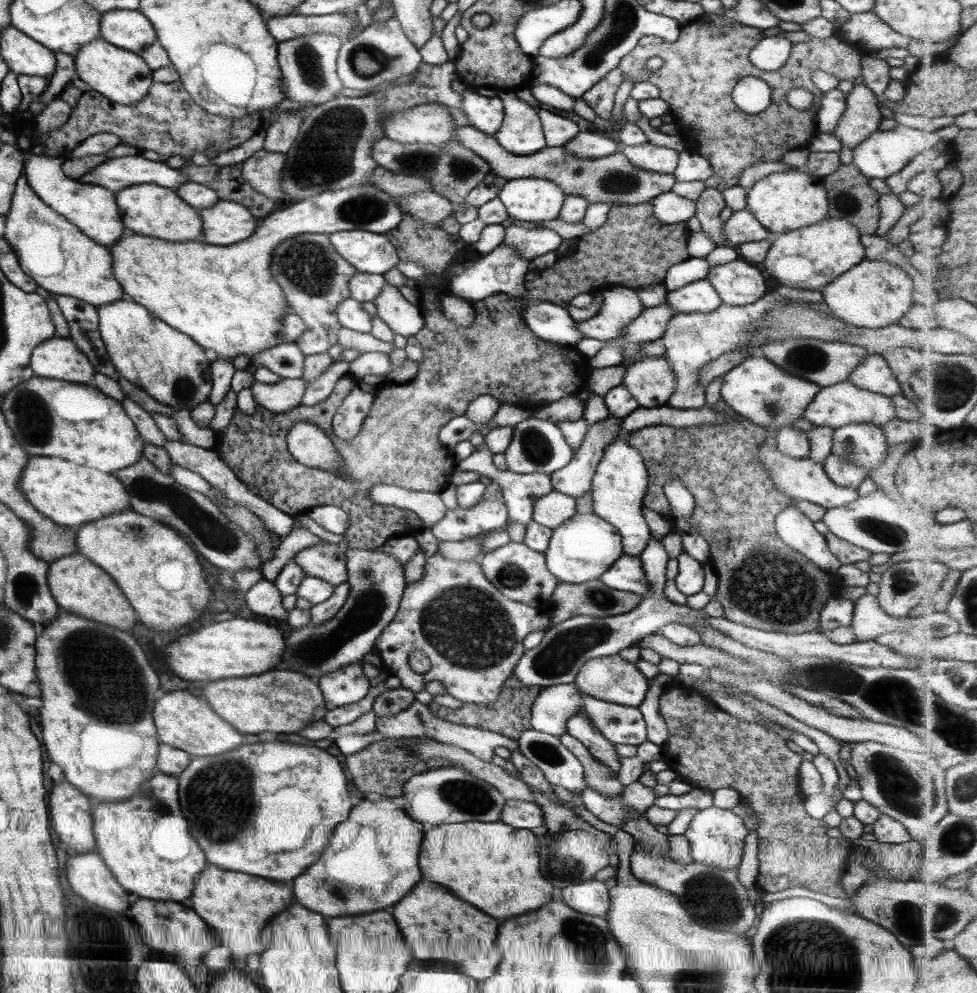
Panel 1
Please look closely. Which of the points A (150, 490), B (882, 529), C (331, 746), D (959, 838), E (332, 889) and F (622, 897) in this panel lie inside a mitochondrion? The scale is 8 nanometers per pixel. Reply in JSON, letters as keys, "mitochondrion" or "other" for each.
{"A":"mitochondrion","B":"mitochondrion","C":"other","D":"mitochondrion","E":"mitochondrion","F":"other"}

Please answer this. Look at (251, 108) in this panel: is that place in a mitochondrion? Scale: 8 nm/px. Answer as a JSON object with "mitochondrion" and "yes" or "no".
{"mitochondrion":"no"}

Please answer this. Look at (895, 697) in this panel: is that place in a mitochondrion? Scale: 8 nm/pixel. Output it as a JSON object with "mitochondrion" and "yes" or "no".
{"mitochondrion":"yes"}

